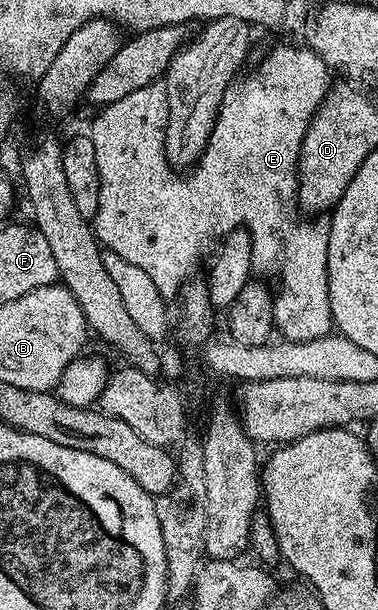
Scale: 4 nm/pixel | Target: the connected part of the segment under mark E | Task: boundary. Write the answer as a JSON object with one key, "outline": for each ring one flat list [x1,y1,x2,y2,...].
{"outline":[[276,46,246,78,235,79,228,86,224,102,226,141,222,138,222,129,215,127,206,150,185,175,176,171,166,158,164,135,168,103,165,84,140,87,116,103,101,106,95,112,98,114,88,130,96,153,100,189,98,206,92,218,94,236,109,252,142,268,152,283,156,283,156,291,160,291,162,297,174,299,186,278,197,270,194,268,202,252,232,230,243,228,250,235,253,264,257,268,259,265,266,273,278,273,278,289,276,285,274,293,274,324,277,332,282,332,281,336,288,341,314,340,329,334,332,322,326,272,330,222,326,219,301,221,296,208,300,147,315,111,332,88,328,74,325,62,310,48]]}

